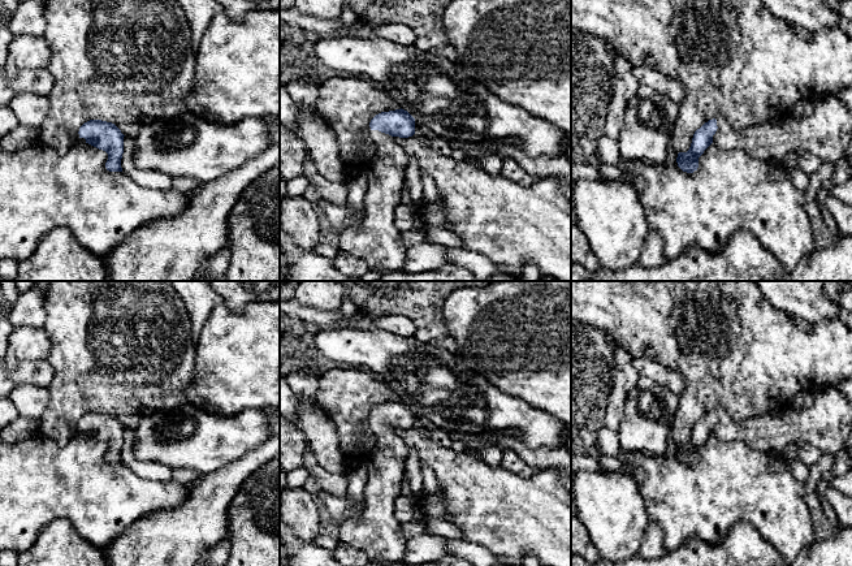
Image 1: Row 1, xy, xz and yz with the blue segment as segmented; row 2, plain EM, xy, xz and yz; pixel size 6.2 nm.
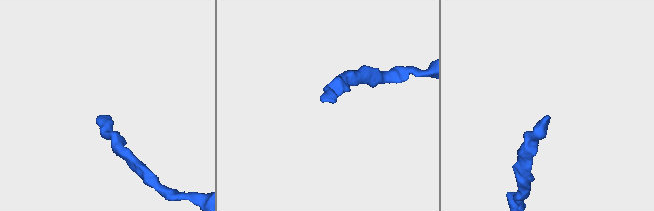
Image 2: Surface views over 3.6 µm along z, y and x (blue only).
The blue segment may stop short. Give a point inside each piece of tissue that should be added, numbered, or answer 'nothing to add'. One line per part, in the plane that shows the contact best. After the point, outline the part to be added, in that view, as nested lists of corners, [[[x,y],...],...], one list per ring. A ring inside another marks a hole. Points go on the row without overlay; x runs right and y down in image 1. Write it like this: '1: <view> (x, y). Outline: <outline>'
1: yz (826, 424). Outline: [[[836,385],[814,393],[813,405],[800,411],[788,407],[778,414],[765,414],[734,422],[717,409],[713,435],[723,441],[740,440],[754,450],[783,454],[790,444],[808,442],[822,454],[835,455],[847,446],[852,432],[852,403]]]

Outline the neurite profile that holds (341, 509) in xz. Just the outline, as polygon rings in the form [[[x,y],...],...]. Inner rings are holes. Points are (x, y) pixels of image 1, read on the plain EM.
[[[355,462],[346,471],[347,493],[345,497],[333,496],[321,488],[316,492],[317,502],[323,502],[333,518],[336,531],[349,519],[363,517],[359,505],[364,501],[364,487],[368,480],[368,463]]]

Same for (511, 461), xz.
[[[503,449],[501,466],[522,478],[531,478],[537,472],[537,468],[529,466],[515,450]]]

